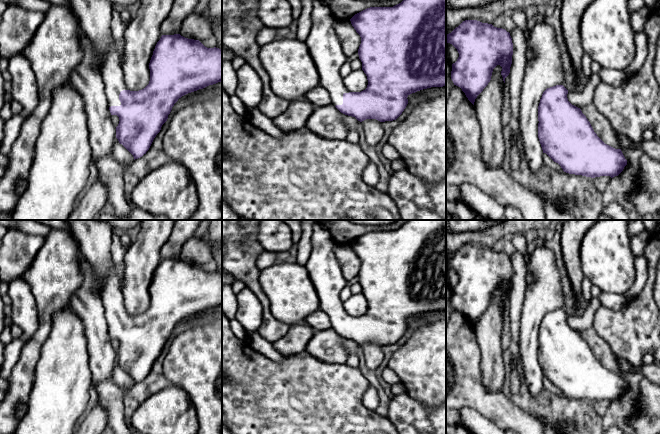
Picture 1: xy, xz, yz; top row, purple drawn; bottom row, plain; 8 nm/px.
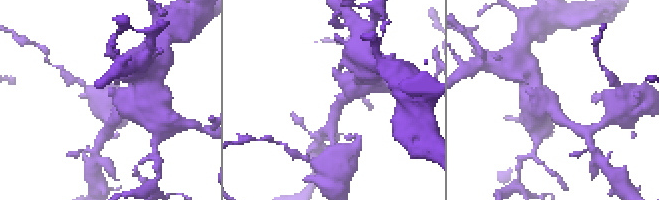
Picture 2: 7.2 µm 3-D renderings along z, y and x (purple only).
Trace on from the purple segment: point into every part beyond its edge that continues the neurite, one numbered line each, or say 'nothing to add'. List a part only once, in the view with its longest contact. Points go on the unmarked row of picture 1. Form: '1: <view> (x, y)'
1: xy (94, 236)

